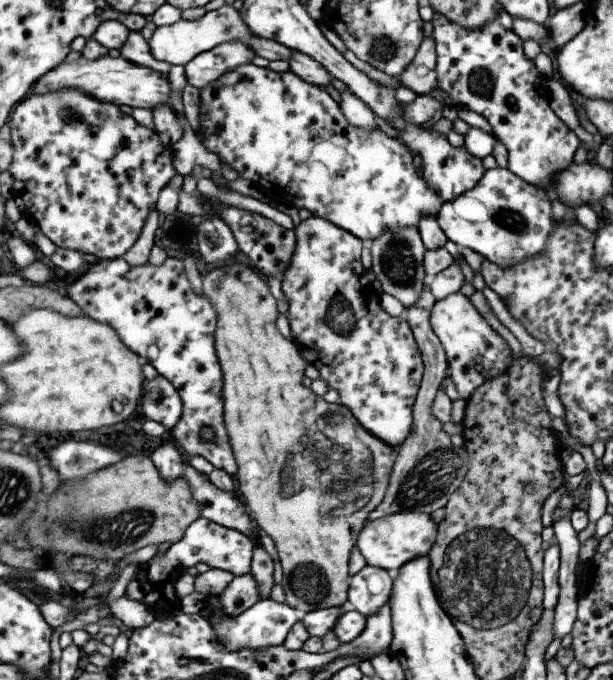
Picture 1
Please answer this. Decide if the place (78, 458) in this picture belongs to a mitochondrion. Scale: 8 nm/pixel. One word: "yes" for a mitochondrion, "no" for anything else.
yes

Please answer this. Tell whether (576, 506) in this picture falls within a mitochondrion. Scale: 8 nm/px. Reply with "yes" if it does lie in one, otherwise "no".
no

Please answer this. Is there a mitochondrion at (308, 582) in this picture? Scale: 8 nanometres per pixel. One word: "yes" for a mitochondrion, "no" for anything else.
yes

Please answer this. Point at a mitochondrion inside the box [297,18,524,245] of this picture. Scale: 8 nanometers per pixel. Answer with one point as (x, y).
(382, 49)

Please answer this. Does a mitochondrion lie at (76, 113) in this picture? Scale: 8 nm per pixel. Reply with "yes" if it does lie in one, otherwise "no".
yes

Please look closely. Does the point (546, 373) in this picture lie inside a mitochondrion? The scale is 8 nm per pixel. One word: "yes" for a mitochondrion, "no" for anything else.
no

